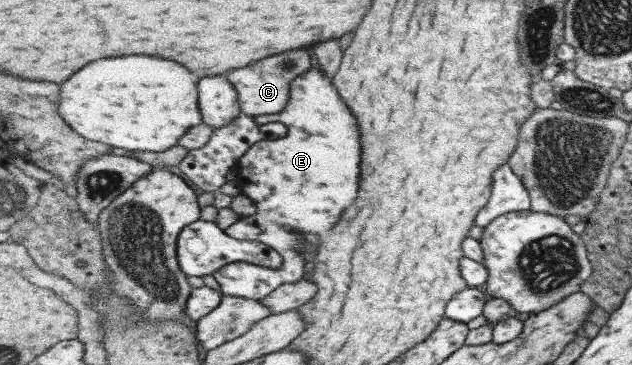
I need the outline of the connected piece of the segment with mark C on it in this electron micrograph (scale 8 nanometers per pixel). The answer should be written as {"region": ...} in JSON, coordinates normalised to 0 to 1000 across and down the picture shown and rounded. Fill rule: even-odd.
{"region":[[[460,137],[460,142],[448,142],[438,153],[410,164],[391,186],[359,197],[356,208],[366,208],[366,219],[372,219],[372,244],[378,249],[383,307],[407,323],[413,315],[448,307],[460,274],[460,230],[467,216],[483,205],[483,197],[492,186],[492,175],[495,175],[495,159],[486,137]]]}

